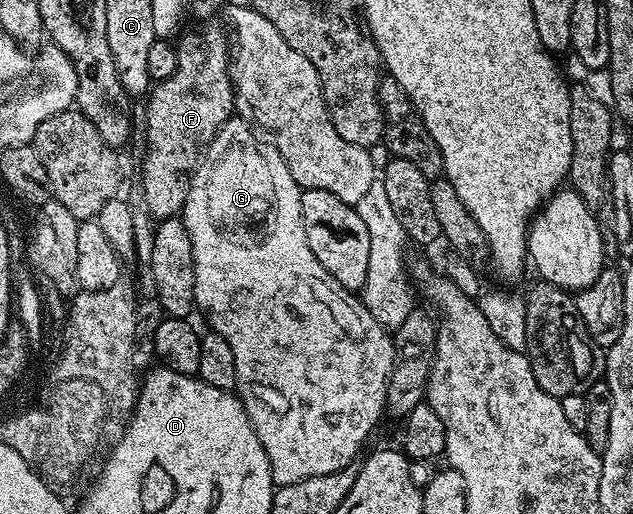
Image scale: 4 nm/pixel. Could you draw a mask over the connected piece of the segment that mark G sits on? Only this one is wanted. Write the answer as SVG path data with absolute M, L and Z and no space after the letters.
M233 115L212 136L212 142L205 148L199 165L192 171L190 191L186 195L182 220L190 235L194 251L195 308L204 312L204 317L208 320L207 328L222 335L222 339L230 343L230 351L234 351L234 368L238 371L234 392L244 404L250 423L266 451L266 459L270 459L273 482L281 486L302 483L302 479L314 479L318 475L342 471L361 456L360 448L363 447L364 440L371 435L372 428L380 421L380 416L385 416L388 376L398 356L398 349L394 344L393 334L382 328L378 319L370 315L370 311L366 311L363 300L353 290L342 287L342 283L335 281L330 271L326 271L326 267L322 267L322 263L314 259L314 251L310 251L310 243L306 243L300 184L296 182L294 175L290 175L290 167L282 159L275 144L260 145L255 131L248 124L245 118Z

